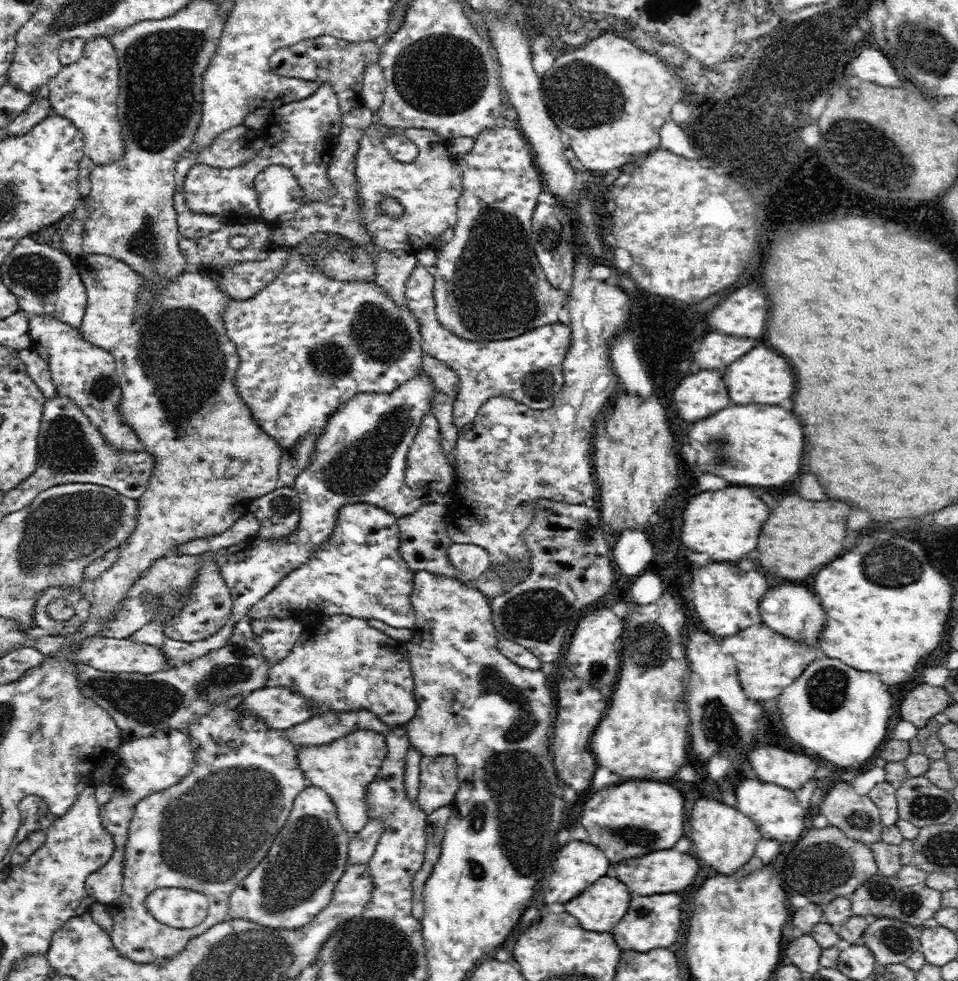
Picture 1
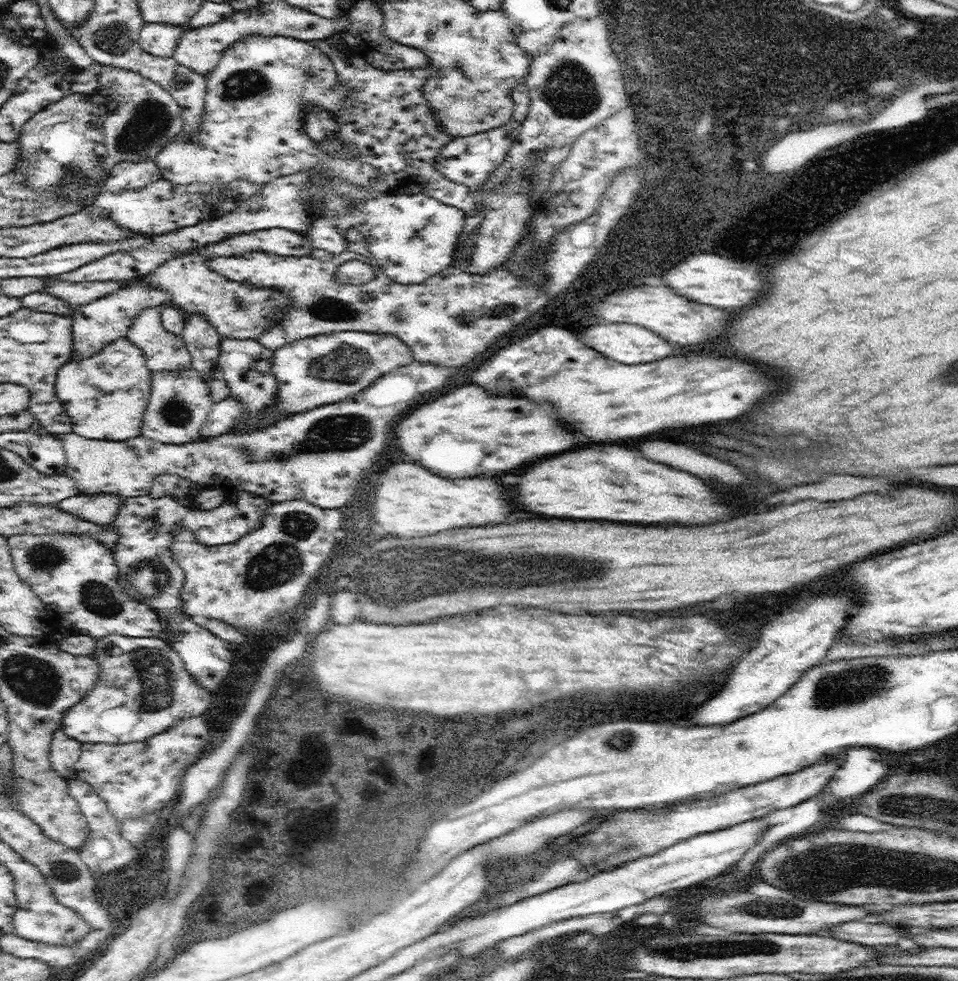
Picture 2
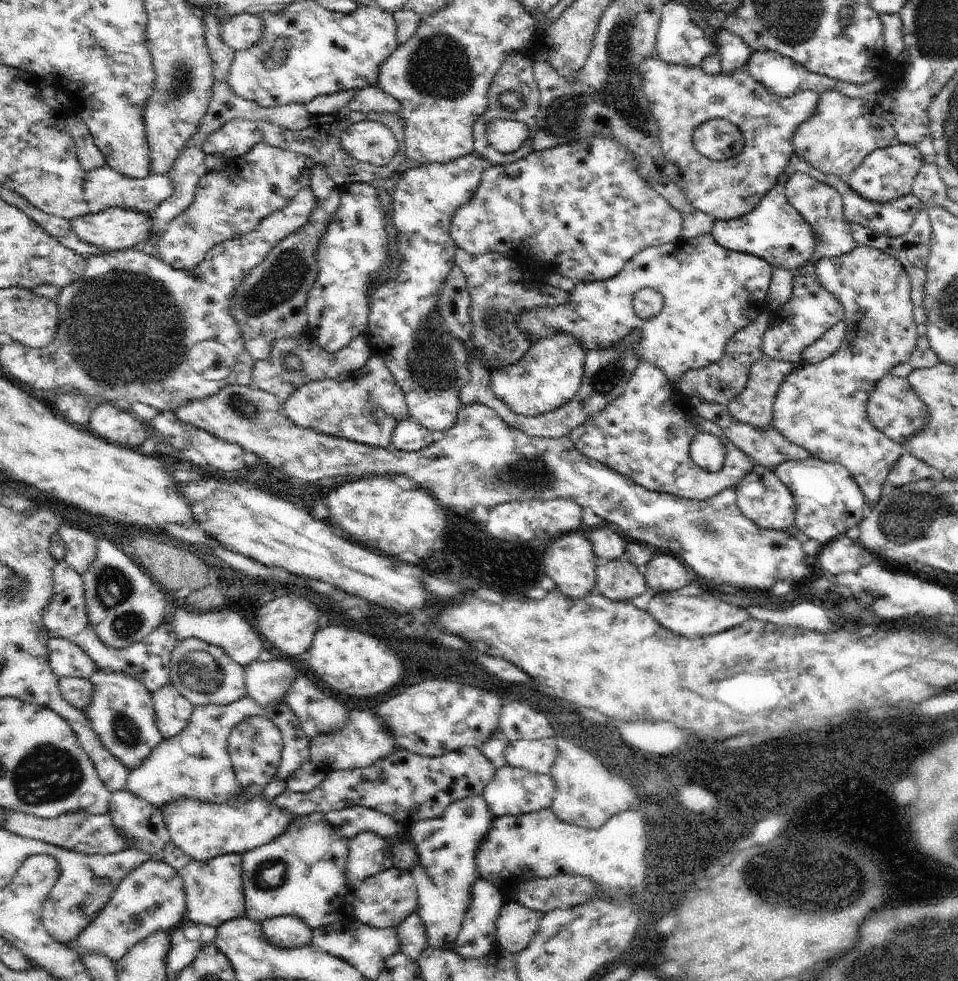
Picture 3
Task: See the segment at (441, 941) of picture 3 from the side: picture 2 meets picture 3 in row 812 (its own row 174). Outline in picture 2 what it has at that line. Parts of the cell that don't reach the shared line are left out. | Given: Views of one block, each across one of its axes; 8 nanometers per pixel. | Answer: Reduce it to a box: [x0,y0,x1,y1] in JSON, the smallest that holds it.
[435,120,519,188]

